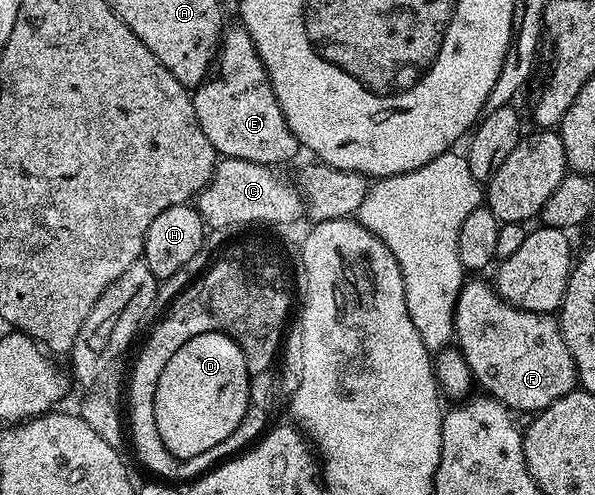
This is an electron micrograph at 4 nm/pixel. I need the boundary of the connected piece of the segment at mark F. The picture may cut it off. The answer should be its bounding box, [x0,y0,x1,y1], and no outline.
[453,281,578,412]

